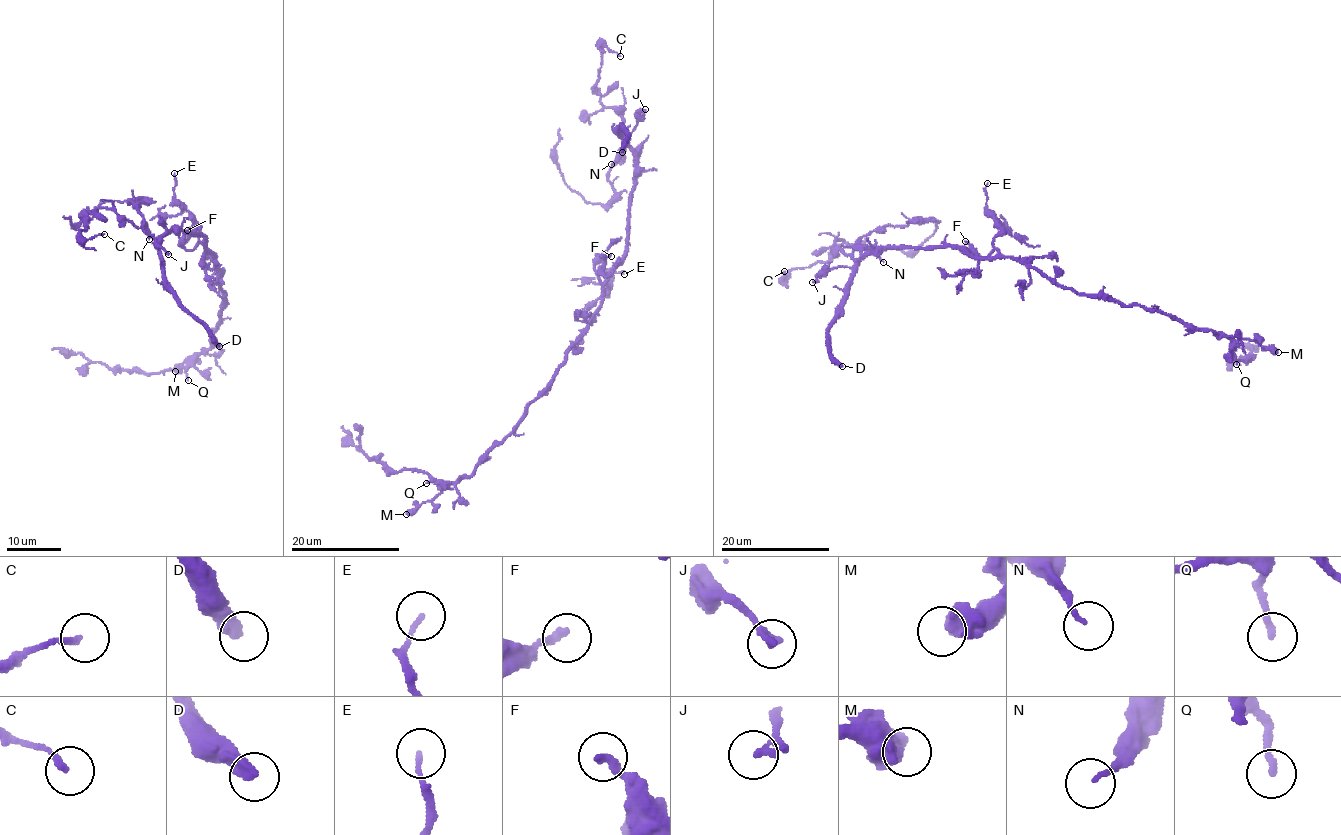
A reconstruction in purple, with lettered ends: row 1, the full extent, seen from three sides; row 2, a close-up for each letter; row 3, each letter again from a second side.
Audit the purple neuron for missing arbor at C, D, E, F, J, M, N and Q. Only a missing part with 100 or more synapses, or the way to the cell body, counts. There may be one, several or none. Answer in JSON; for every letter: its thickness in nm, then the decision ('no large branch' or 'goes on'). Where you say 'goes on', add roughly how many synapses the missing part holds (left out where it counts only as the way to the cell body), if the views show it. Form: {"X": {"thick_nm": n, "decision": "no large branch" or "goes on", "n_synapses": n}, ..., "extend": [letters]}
{"C": {"thick_nm": 170, "decision": "no large branch"}, "D": {"thick_nm": 400, "decision": "goes on", "n_synapses": 1500}, "E": {"thick_nm": 130, "decision": "no large branch"}, "F": {"thick_nm": 240, "decision": "no large branch"}, "J": {"thick_nm": 240, "decision": "no large branch"}, "M": {"thick_nm": 650, "decision": "no large branch"}, "N": {"thick_nm": 130, "decision": "no large branch"}, "Q": {"thick_nm": 180, "decision": "no large branch"}, "extend": ["D"]}

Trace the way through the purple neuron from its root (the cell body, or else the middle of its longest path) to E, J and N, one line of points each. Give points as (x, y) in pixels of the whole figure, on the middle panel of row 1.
E: (599, 307), (602, 289), (608, 286), (607, 291), (611, 285), (611, 272), (624, 274)
J: (599, 307), (604, 281), (613, 264), (625, 254), (628, 197), (634, 184), (636, 162), (629, 137), (645, 109)
N: (599, 307), (604, 281), (625, 254), (628, 197), (636, 162), (627, 136), (623, 151), (611, 164)

